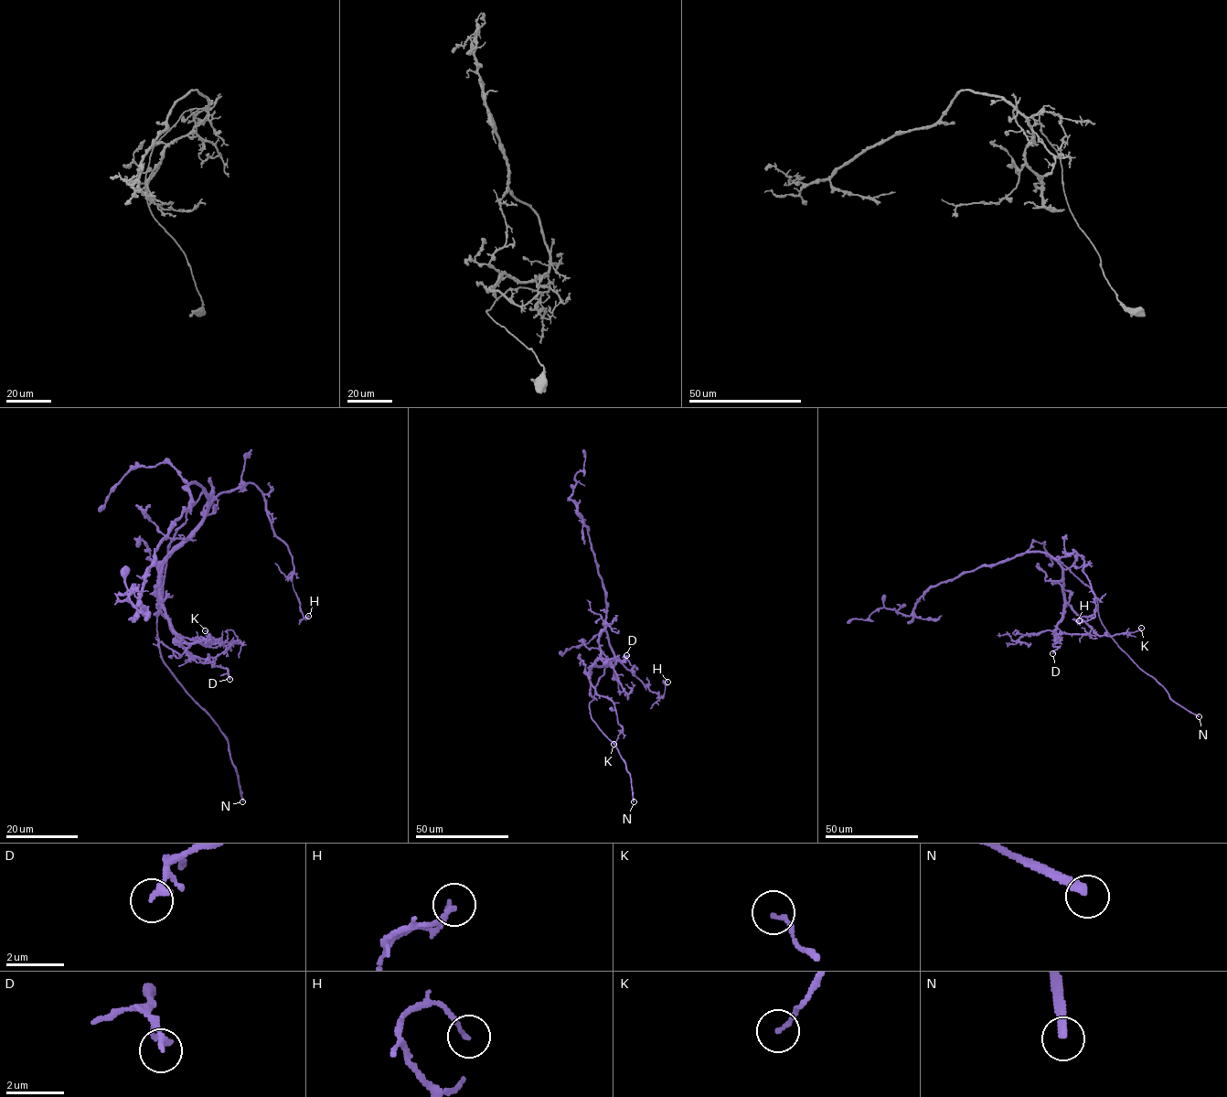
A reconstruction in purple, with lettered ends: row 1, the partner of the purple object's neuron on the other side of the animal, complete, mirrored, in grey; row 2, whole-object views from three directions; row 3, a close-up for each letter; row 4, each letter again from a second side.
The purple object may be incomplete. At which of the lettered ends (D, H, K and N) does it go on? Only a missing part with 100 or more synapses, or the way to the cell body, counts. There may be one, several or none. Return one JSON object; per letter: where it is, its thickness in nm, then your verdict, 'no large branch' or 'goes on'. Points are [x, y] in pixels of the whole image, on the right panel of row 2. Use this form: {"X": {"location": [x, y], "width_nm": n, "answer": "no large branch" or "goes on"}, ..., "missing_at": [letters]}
{"D": {"location": [1052, 653], "width_nm": 180, "answer": "no large branch"}, "H": {"location": [1079, 620], "width_nm": 170, "answer": "no large branch"}, "K": {"location": [1141, 628], "width_nm": 130, "answer": "no large branch"}, "N": {"location": [1199, 716], "width_nm": 280, "answer": "goes on"}, "missing_at": ["N"]}

